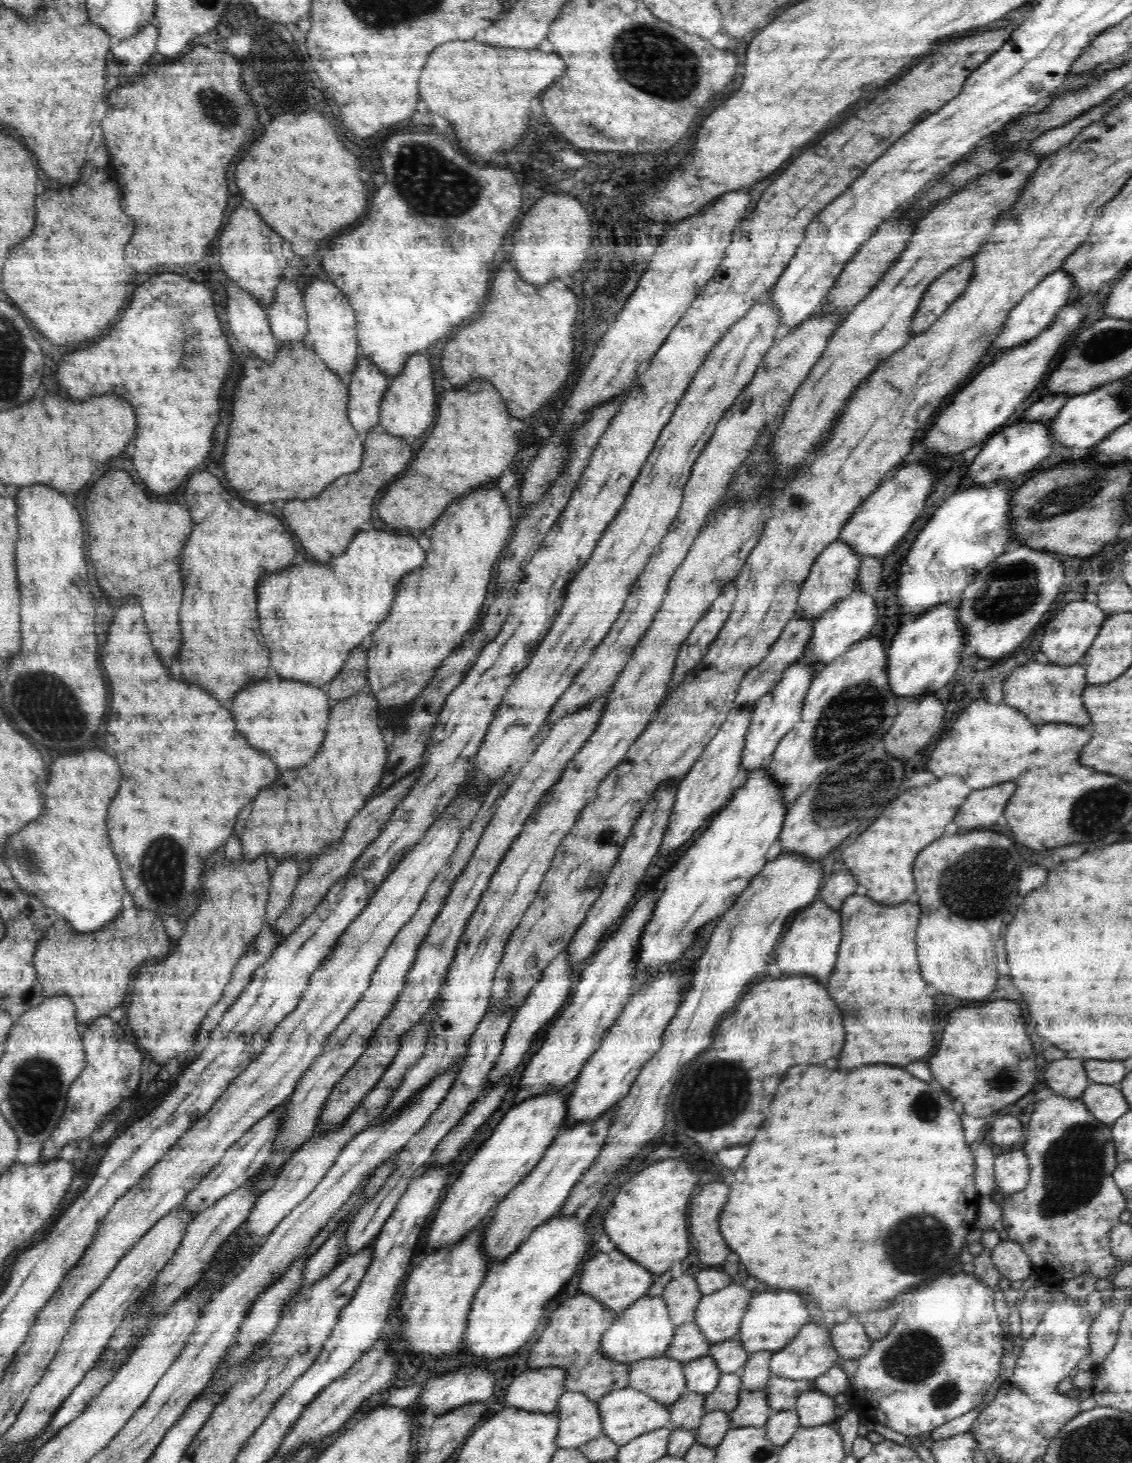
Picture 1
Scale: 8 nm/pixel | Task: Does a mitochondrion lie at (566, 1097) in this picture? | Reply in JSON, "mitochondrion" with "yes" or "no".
{"mitochondrion":"no"}

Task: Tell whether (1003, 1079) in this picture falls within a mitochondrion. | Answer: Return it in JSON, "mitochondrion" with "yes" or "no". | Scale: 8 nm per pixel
{"mitochondrion":"yes"}

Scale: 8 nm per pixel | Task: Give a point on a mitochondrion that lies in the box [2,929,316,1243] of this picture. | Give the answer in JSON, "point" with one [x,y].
{"point":[35,1090]}

